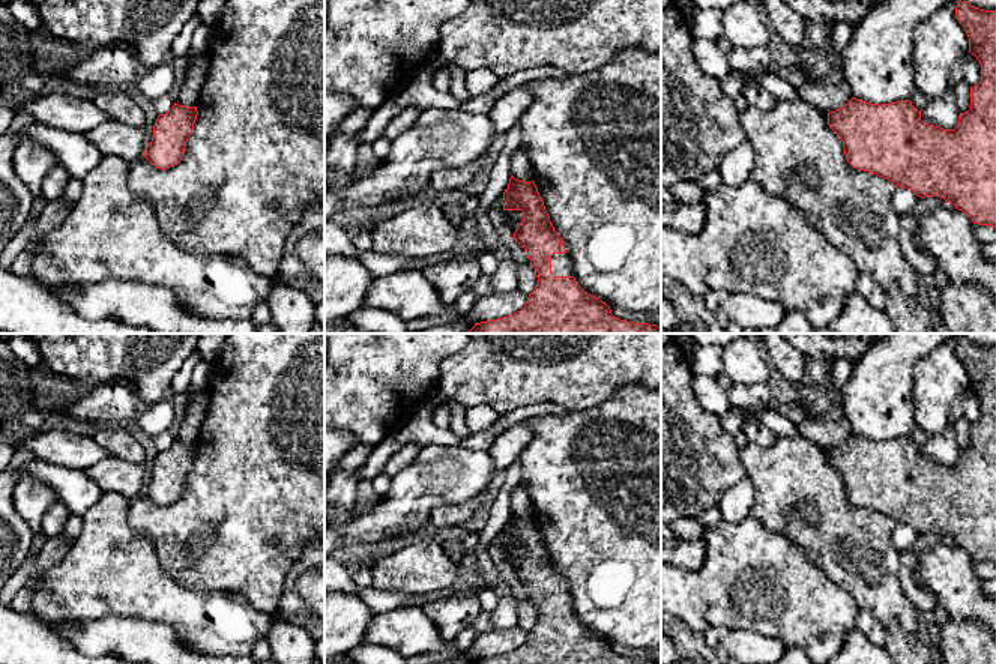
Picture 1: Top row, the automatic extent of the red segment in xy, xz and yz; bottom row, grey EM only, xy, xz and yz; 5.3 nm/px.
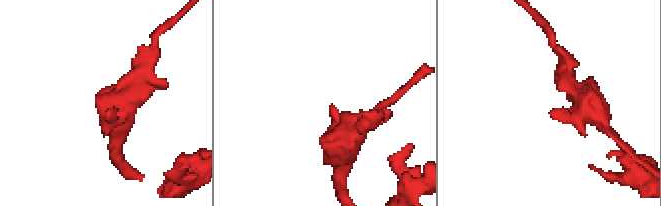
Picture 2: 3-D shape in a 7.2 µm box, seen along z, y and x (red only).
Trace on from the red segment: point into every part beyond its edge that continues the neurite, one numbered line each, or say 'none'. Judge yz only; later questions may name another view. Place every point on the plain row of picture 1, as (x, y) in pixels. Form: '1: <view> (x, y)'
none

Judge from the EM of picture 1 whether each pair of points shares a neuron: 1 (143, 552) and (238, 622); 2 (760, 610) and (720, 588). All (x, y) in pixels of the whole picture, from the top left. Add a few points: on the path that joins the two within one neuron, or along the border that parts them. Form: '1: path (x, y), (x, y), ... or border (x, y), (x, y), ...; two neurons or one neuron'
1: path (155, 579), (187, 610), (208, 610), (211, 613); one neuron
2: path (750, 600), (738, 588), (730, 588); one neuron

